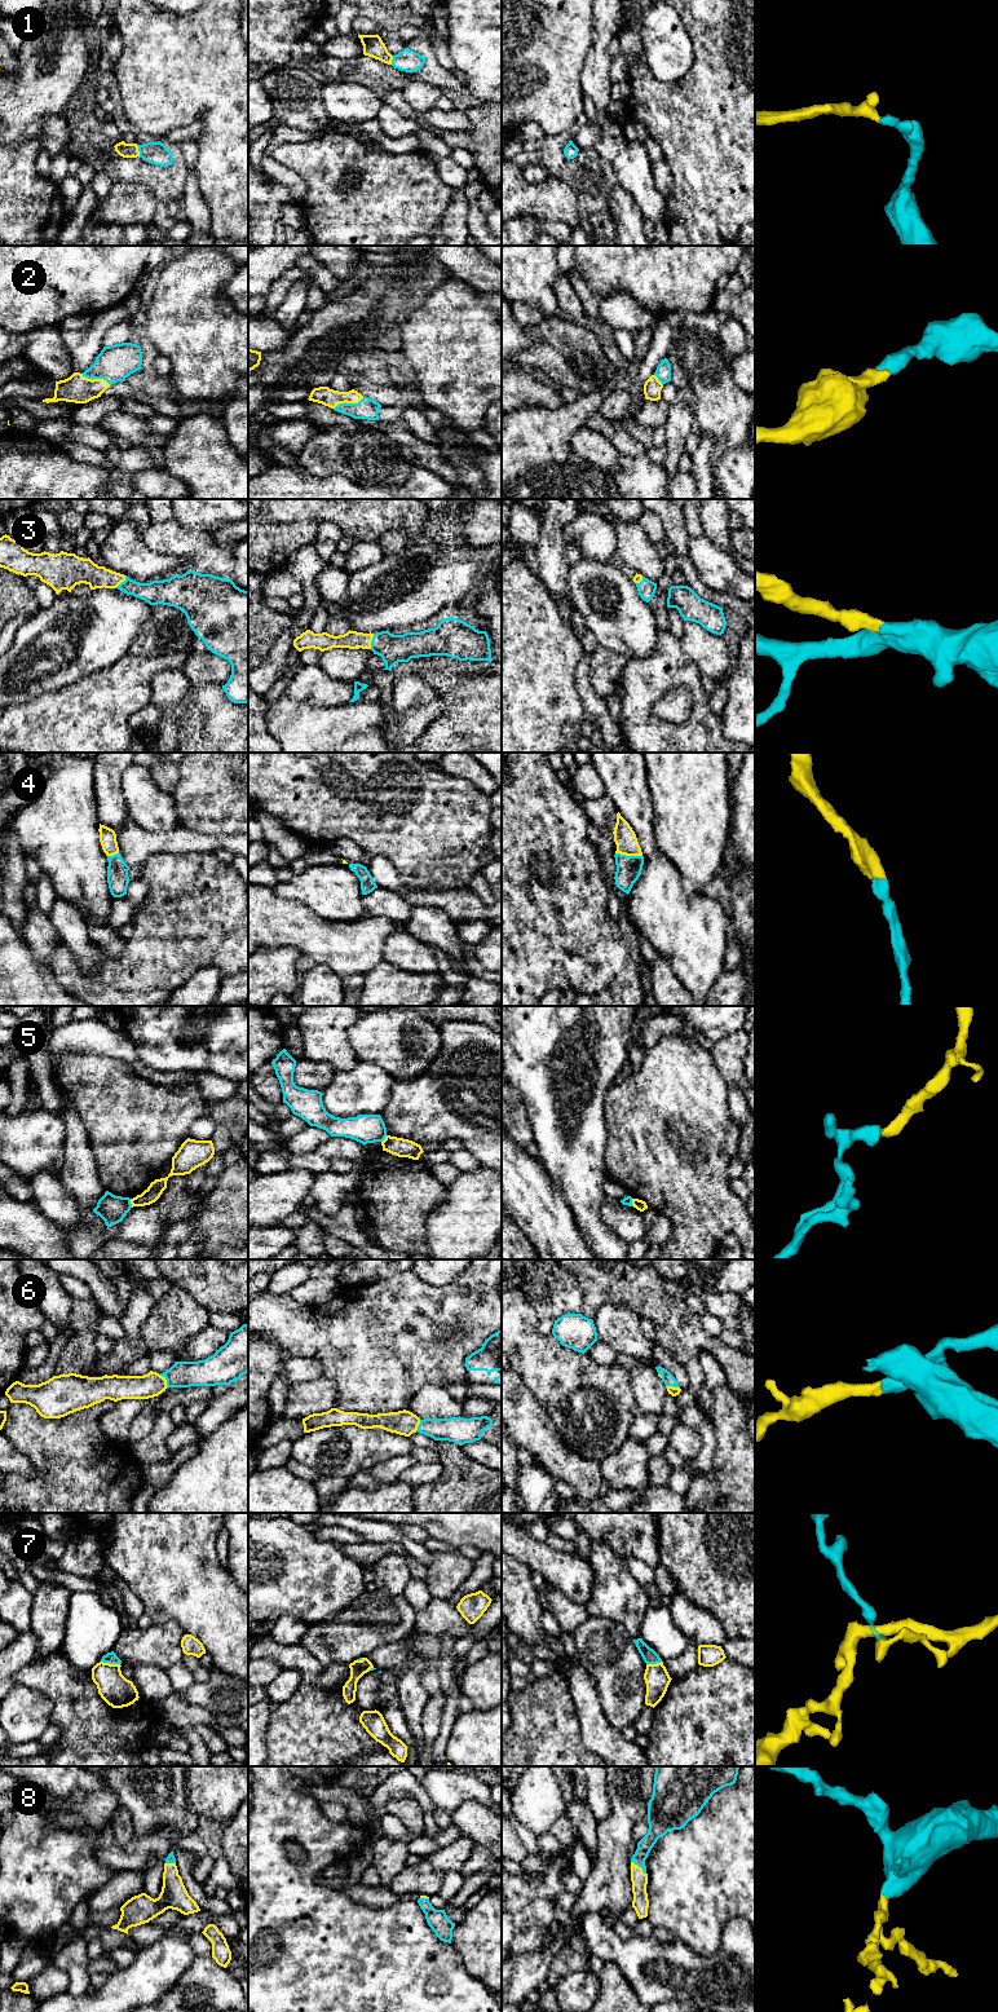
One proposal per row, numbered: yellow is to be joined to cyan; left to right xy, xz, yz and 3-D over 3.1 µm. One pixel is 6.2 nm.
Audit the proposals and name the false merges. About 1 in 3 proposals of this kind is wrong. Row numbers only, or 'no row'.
5, 7

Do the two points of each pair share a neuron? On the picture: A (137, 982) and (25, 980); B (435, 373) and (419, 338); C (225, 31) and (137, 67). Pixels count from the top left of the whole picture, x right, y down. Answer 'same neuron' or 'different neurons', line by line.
A: different neurons
B: same neuron
C: same neuron

